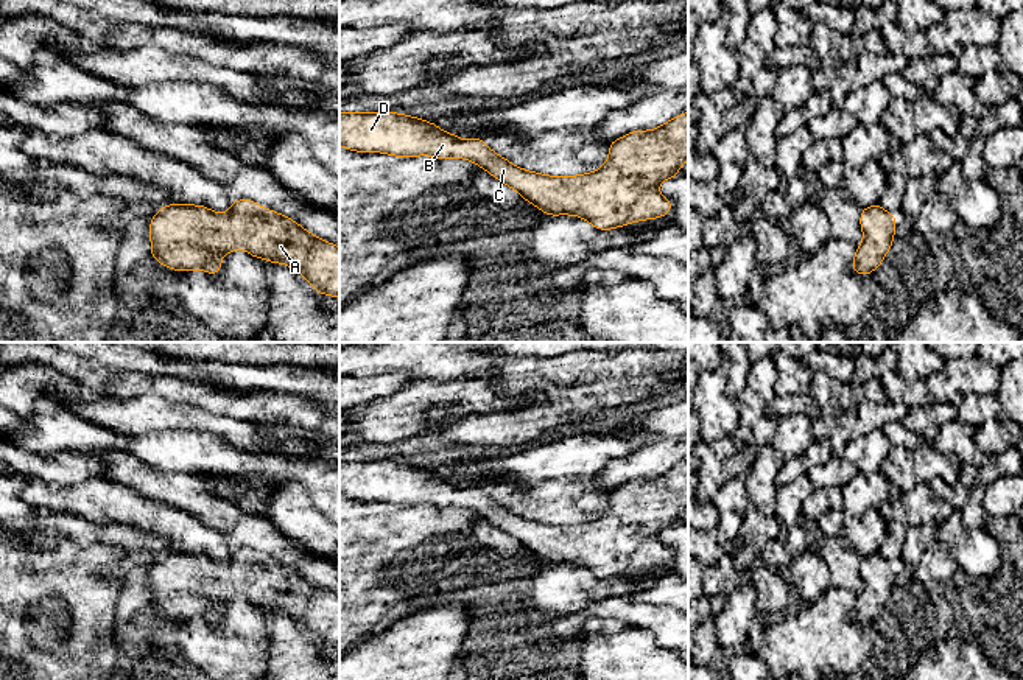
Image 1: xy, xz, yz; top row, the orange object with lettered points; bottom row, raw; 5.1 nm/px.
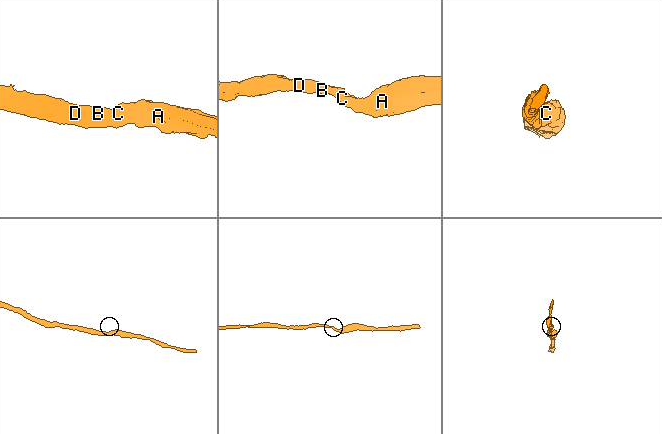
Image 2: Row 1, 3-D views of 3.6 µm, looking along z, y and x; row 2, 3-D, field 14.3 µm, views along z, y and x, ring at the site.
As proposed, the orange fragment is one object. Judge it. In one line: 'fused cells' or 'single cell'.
single cell

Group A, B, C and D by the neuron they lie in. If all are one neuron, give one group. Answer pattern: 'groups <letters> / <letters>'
groups A B C D

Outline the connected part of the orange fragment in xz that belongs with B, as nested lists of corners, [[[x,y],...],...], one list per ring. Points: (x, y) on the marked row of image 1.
[[[339,112],[339,146],[357,152],[383,152],[394,157],[433,156],[438,159],[467,159],[486,170],[489,174],[519,191],[520,196],[550,216],[573,215],[584,218],[598,230],[623,227],[629,223],[656,219],[671,213],[673,202],[663,198],[657,187],[660,182],[679,174],[679,168],[688,159],[688,112],[676,115],[665,124],[651,131],[632,131],[609,143],[609,157],[604,166],[596,171],[579,176],[547,176],[536,171],[526,171],[512,165],[508,159],[495,154],[483,138],[462,140],[455,134],[445,132],[436,123],[425,121],[411,115],[397,112]]]

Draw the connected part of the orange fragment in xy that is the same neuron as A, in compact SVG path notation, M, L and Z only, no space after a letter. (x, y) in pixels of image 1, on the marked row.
M251 199L234 201L227 213L212 212L206 205L168 204L149 219L149 230L151 257L165 268L181 272L204 269L218 275L221 257L243 249L255 258L288 265L302 274L318 294L339 297L339 247Z

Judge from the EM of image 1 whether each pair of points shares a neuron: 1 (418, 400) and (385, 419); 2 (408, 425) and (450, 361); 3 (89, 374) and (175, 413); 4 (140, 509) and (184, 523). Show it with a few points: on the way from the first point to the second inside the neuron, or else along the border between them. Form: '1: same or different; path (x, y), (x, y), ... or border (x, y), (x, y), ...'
1: same; path (410, 403), (393, 419)
2: different; border (474, 375), (411, 382)
3: different; border (101, 396), (133, 399), (158, 394), (175, 402)
4: same; path (151, 517), (173, 523)

